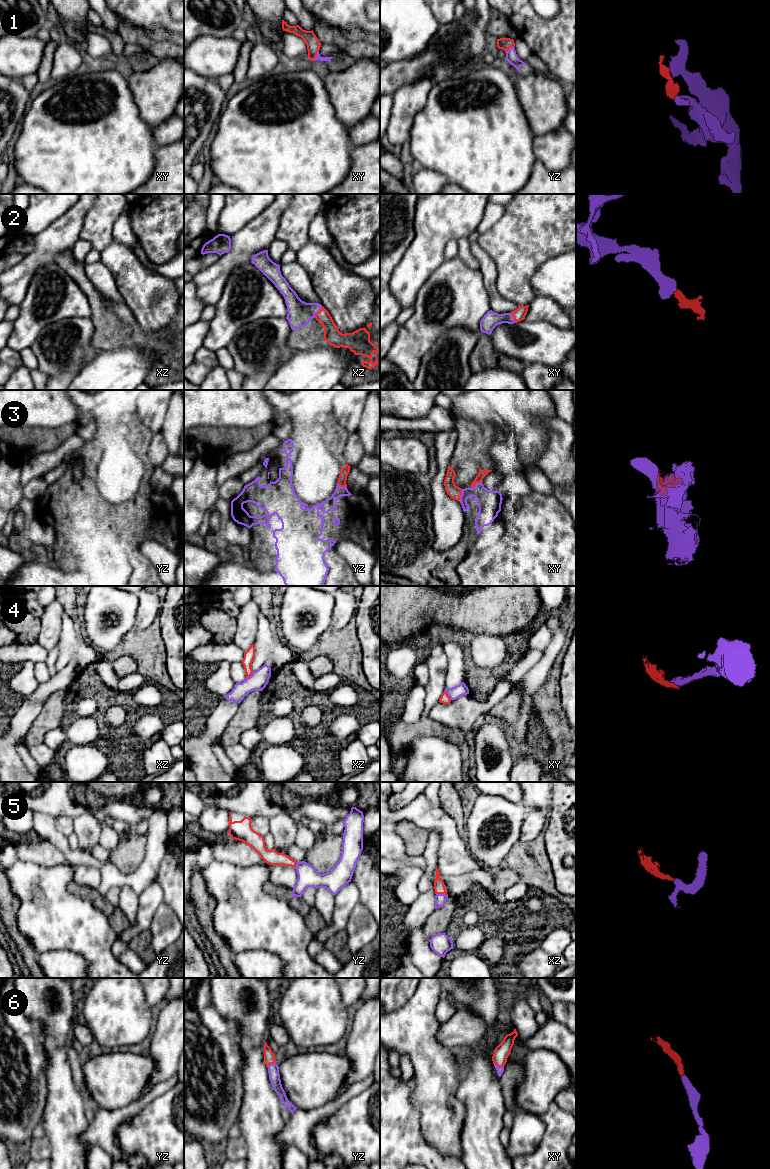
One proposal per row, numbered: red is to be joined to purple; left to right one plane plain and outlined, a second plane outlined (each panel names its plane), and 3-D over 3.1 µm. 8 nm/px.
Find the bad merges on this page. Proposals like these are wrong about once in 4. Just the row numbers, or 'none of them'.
4

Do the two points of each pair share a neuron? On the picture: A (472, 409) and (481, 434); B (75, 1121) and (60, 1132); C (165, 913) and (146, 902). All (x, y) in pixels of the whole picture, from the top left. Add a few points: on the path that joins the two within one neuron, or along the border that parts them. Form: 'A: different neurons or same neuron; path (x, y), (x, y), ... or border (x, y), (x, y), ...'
A: different neurons; border (456, 412), (466, 419), (486, 422), (491, 426)
B: same neuron; path (71, 1121), (64, 1128)
C: different neurons; border (163, 901), (158, 907), (148, 929)

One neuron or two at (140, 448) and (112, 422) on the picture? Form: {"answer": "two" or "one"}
{"answer": "one"}

